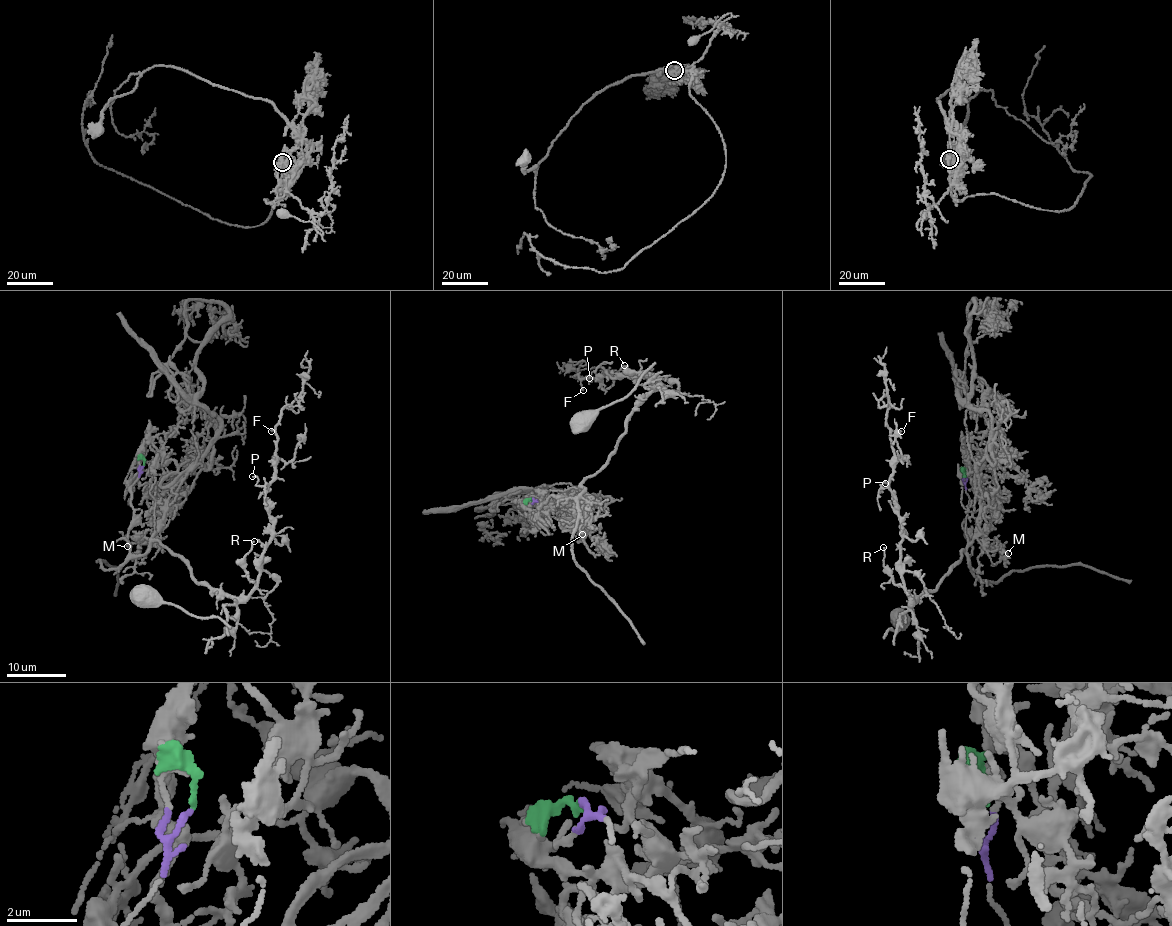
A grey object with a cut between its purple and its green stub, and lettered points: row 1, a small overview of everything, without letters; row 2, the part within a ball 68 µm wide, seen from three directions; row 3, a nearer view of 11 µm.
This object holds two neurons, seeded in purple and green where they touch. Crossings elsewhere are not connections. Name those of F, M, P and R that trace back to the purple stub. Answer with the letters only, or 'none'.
F, P, R

